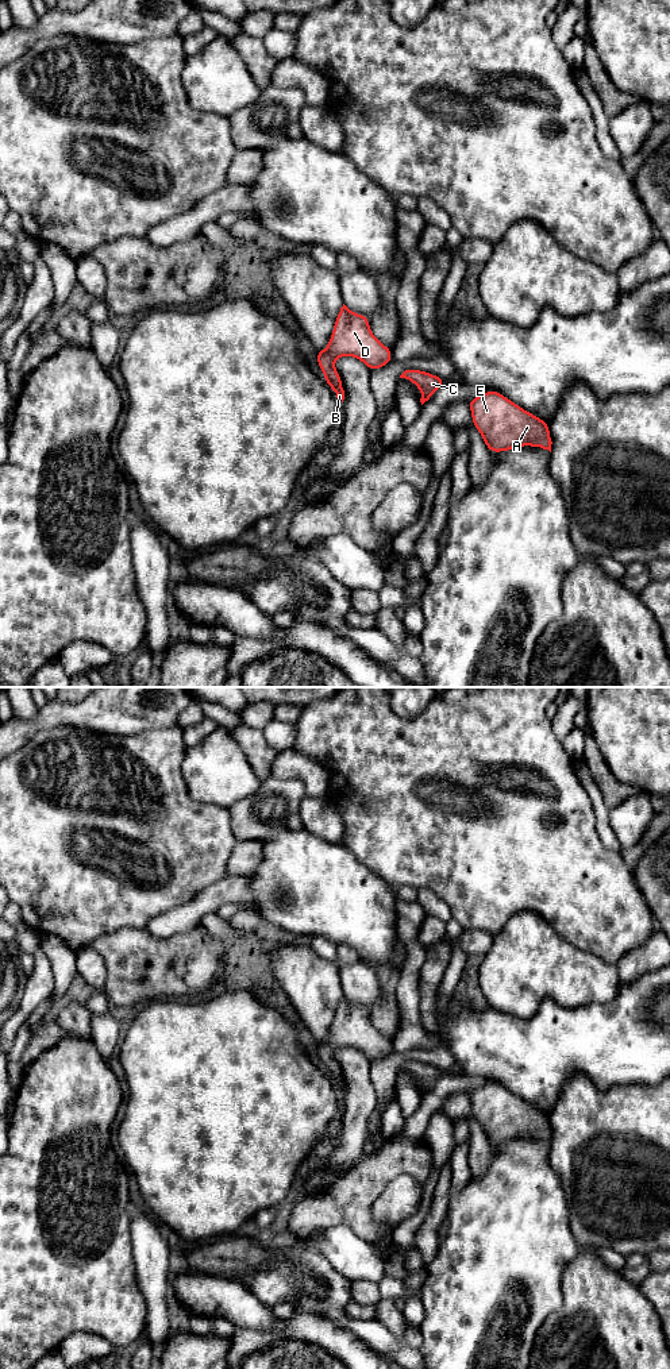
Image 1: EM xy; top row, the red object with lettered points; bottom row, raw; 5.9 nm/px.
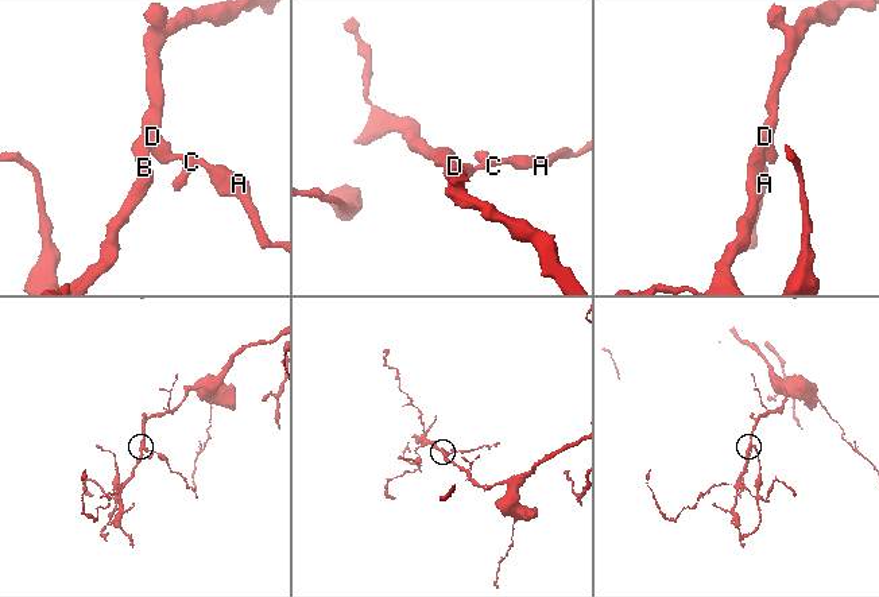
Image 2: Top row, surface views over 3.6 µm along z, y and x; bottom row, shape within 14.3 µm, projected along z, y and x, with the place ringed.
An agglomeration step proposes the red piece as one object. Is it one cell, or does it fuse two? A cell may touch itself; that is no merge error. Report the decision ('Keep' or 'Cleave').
Keep

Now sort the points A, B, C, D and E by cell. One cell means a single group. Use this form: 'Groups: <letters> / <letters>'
Groups: A B C D E

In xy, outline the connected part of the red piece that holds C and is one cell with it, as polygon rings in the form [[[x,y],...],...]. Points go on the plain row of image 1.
[[[411,1060],[405,1061],[400,1069],[409,1071],[412,1075],[415,1075],[420,1083],[421,1083],[421,1090],[420,1094],[421,1096],[428,1092],[439,1079],[446,1076],[446,1071],[436,1068],[434,1065],[417,1061],[417,1060]]]

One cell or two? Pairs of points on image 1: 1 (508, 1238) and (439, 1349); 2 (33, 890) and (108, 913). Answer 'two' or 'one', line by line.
1: one
2: one

